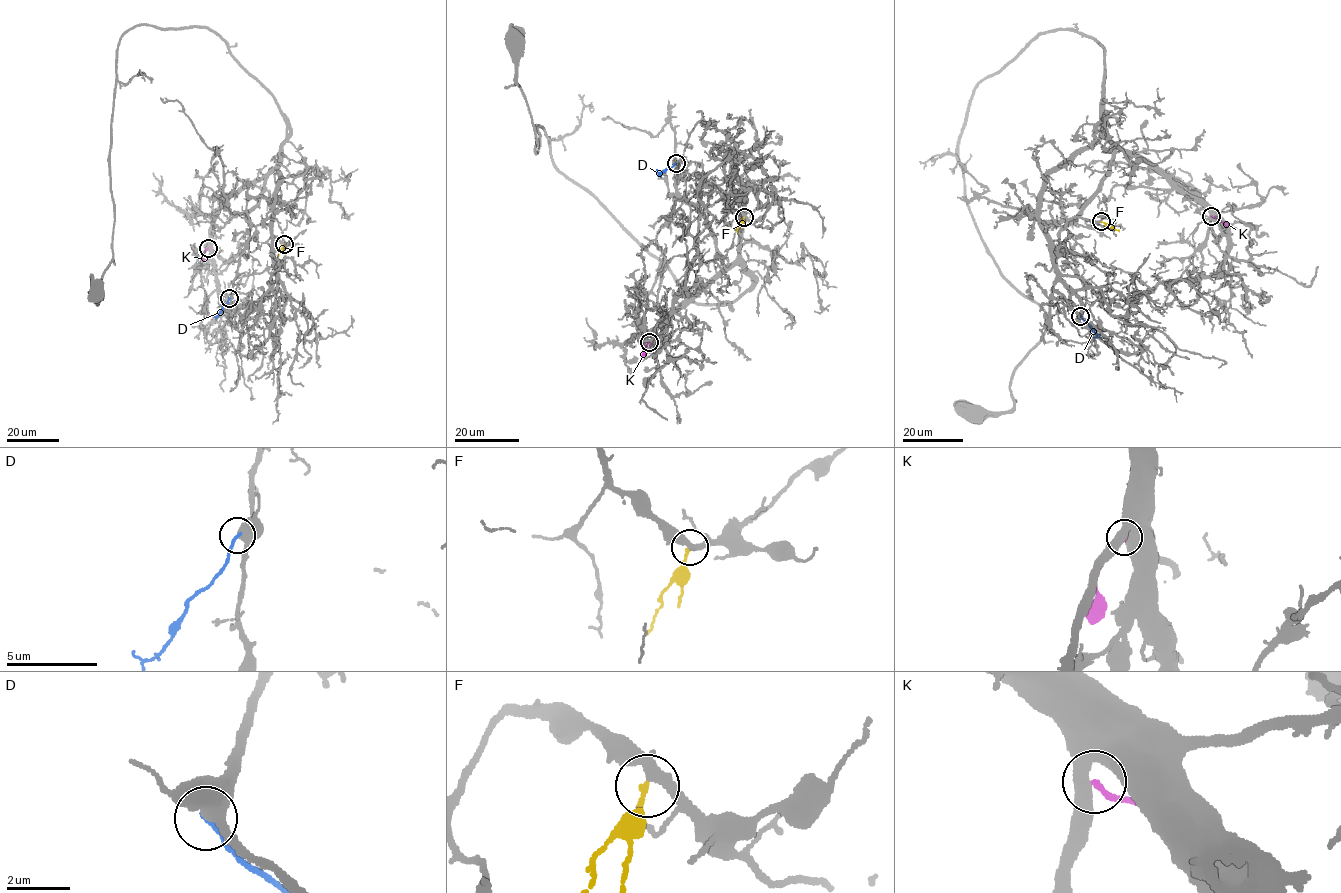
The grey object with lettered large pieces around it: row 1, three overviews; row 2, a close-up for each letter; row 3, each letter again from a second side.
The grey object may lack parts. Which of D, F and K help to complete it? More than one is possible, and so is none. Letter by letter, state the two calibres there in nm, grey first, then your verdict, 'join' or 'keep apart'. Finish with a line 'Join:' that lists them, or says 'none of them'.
D: calibres 500 and 170 nm; keep apart
F: calibres 320 and 160 nm; join
K: calibres 440 and 180 nm; keep apart
Join: F

